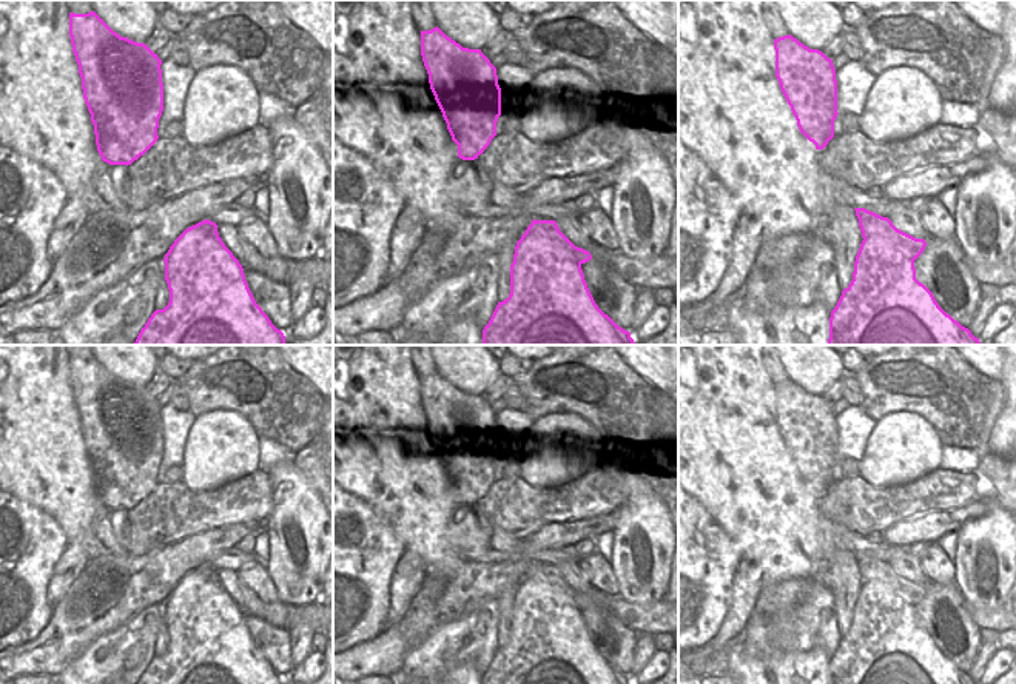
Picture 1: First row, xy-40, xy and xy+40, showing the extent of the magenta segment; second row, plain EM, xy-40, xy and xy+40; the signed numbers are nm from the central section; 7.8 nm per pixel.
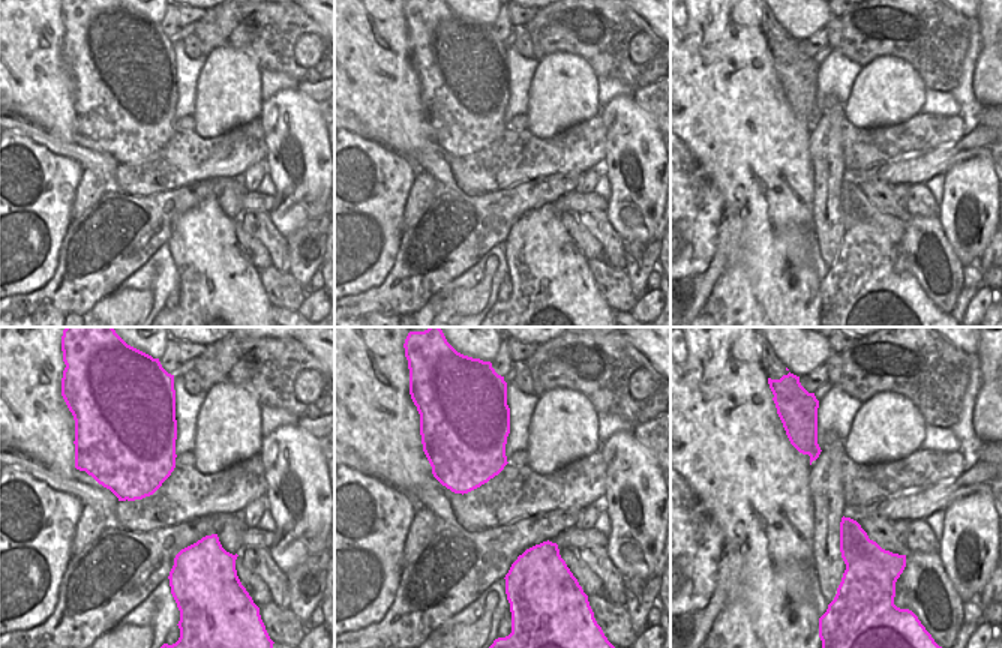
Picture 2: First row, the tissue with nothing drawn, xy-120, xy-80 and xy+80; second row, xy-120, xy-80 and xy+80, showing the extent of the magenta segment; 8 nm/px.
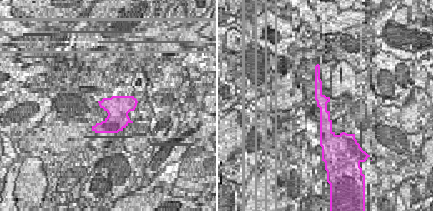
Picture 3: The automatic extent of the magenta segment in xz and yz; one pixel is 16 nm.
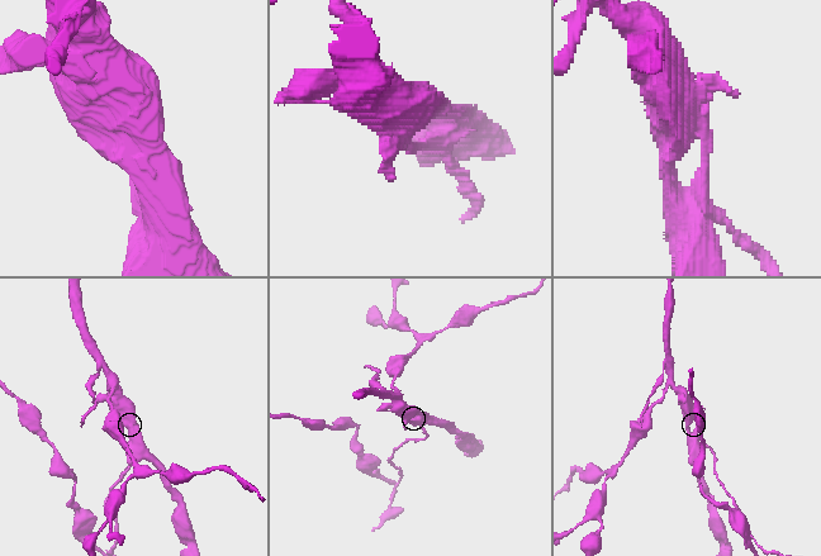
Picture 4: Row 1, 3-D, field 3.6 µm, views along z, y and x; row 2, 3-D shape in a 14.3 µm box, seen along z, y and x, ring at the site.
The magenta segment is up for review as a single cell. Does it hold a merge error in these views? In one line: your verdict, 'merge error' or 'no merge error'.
merge error

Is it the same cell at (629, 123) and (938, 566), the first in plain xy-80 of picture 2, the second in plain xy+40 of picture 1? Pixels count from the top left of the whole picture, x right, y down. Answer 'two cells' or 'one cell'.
two cells

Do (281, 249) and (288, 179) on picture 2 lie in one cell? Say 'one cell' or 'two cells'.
two cells

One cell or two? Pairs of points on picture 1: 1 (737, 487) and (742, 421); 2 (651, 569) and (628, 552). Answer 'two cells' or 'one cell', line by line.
1: one cell
2: one cell

